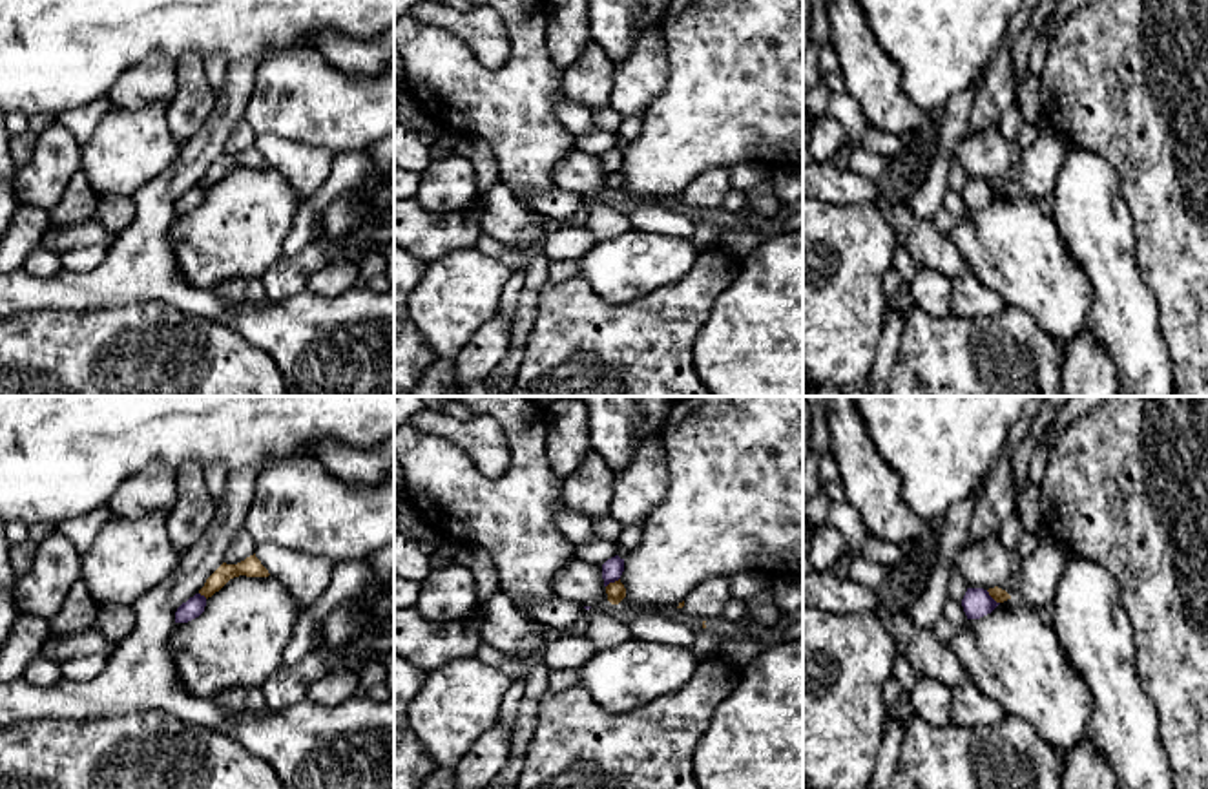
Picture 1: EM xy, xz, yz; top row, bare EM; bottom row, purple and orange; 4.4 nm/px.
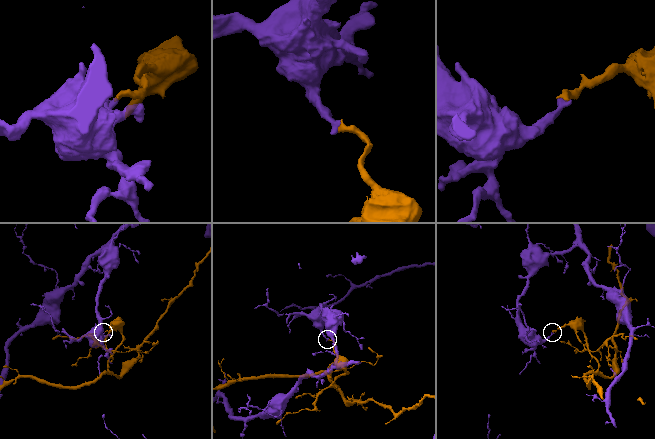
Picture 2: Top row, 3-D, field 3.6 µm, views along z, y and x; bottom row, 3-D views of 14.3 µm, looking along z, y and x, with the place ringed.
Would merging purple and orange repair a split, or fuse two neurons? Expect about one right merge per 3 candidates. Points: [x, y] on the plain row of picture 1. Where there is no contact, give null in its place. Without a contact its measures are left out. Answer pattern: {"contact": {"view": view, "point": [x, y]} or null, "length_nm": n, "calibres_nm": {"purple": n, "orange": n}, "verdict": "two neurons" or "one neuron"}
{"contact": {"view": "yz", "point": [991, 189]}, "length_nm": 90, "calibres_nm": {"purple": 130, "orange": 60}, "verdict": "two neurons"}

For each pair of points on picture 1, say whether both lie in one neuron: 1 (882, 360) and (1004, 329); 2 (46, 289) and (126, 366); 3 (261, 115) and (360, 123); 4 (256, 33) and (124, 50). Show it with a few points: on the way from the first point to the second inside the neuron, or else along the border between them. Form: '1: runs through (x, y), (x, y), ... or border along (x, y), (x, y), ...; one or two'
1: border along (907, 315), (895, 364), (887, 377); two
2: border along (112, 305), (26, 311); two
3: runs through (285, 115), (336, 115); one
4: runs through (223, 33), (157, 33); one

